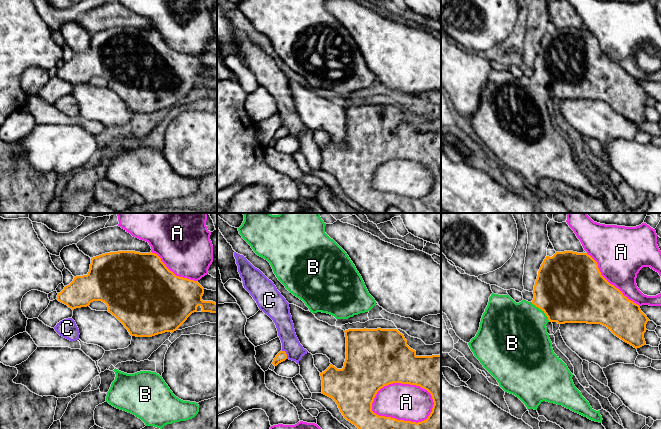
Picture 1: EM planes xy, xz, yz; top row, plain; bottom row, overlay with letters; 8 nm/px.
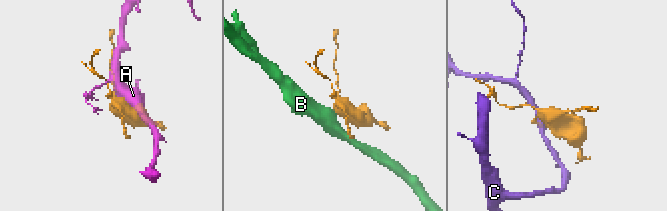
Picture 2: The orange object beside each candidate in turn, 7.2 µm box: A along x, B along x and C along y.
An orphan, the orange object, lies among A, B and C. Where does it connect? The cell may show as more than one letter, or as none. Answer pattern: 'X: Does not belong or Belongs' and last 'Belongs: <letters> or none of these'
A: Does not belong
B: Belongs
C: Does not belong
Belongs: B

